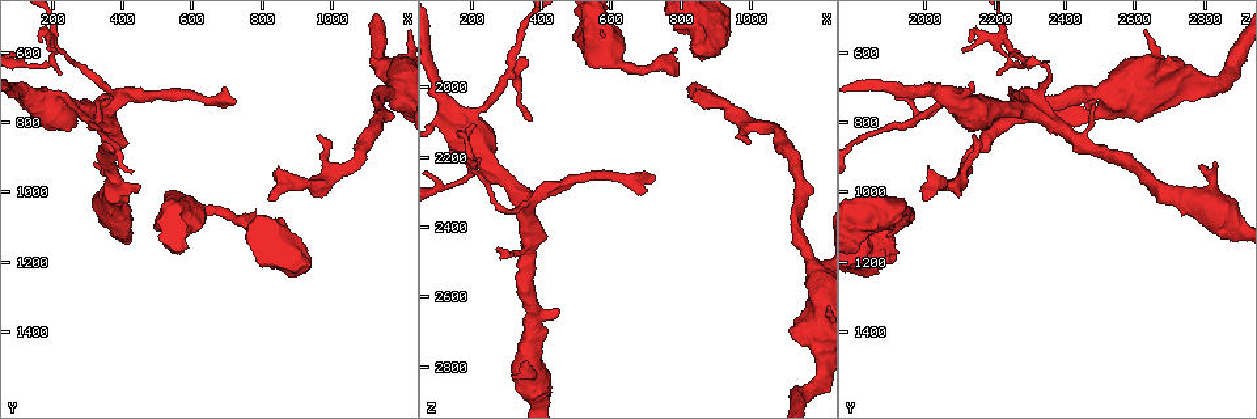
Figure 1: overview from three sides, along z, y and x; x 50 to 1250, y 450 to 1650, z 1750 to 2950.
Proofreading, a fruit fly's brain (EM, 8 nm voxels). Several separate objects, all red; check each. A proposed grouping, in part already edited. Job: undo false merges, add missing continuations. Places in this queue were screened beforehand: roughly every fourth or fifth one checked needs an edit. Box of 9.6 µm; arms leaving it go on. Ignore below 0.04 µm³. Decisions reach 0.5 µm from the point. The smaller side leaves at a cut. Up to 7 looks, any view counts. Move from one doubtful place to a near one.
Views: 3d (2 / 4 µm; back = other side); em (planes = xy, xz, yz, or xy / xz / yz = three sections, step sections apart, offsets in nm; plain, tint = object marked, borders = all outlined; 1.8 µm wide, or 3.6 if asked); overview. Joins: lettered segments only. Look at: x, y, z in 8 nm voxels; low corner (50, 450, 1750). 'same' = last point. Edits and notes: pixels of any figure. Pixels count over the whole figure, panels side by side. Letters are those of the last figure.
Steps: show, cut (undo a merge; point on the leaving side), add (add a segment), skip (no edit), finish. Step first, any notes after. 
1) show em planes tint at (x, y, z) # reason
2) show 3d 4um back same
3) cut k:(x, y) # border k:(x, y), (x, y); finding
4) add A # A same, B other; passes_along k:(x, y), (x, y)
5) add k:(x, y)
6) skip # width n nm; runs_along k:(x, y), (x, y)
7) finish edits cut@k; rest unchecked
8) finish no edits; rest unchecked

show 3d 4um at (170, 750, 2110) # sharp bend

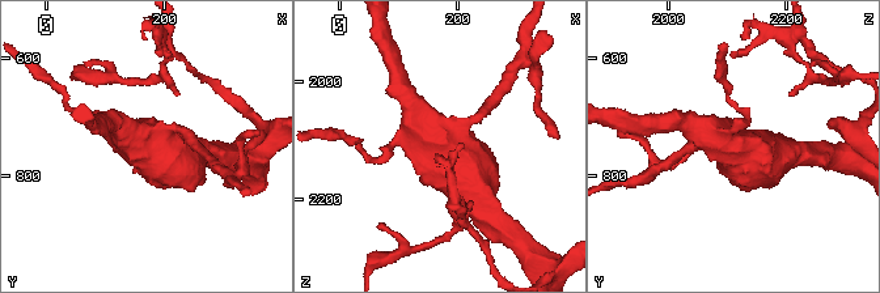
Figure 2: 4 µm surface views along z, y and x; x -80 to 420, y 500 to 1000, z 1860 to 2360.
show em 3.6um planes tint at (170, 745, 2110) # now the EM

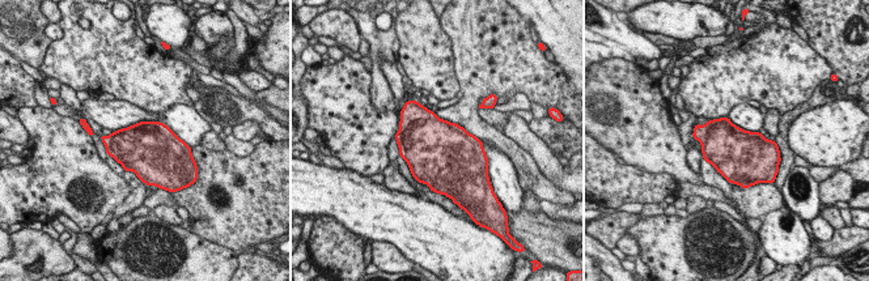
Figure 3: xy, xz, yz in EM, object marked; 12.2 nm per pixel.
show em 3.6um planes borders same # what lies round it

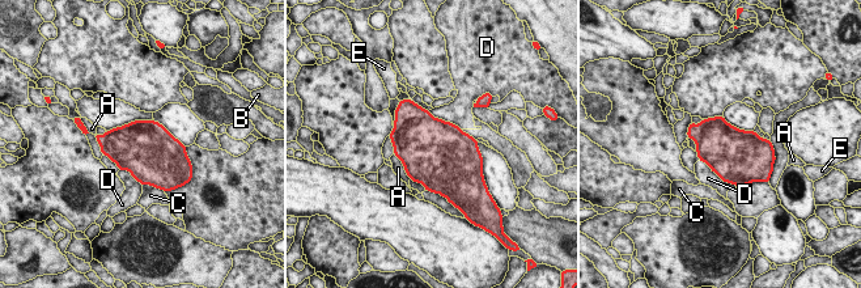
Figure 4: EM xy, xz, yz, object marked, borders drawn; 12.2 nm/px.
skip # longest_contact D 600 nm; A other, B other, C other, D other, E other; border 4:(699, 160), (721, 180), (737, 187); all the same neuron

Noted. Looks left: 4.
show 3d 2um at (310, 920, 2830) # free end

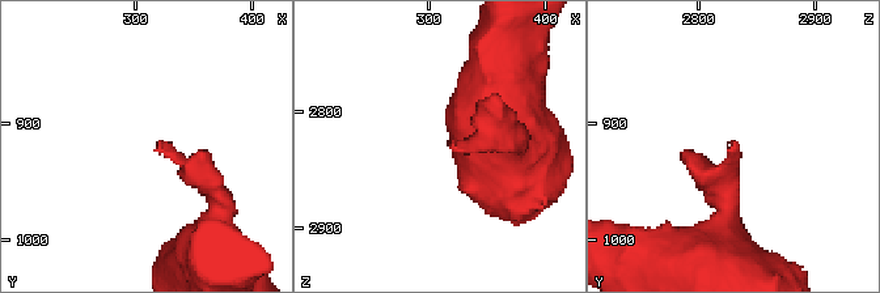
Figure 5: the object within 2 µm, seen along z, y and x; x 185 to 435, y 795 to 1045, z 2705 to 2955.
show em 3.6um planes tint at (316, 920, 2828) # need the tissue

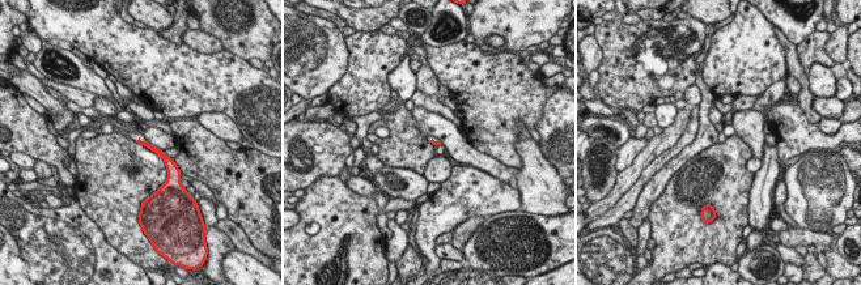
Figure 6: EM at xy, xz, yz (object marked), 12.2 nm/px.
show em 3.6um planes borders same

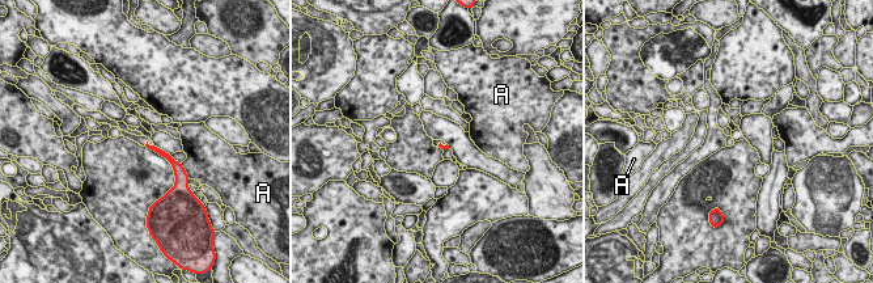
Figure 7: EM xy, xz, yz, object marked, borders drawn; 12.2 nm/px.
skip # A other; runs_along 7:(148, 146), (164, 153), (177, 165); none of them fits

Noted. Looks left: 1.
finish no edits; rest unchecked

